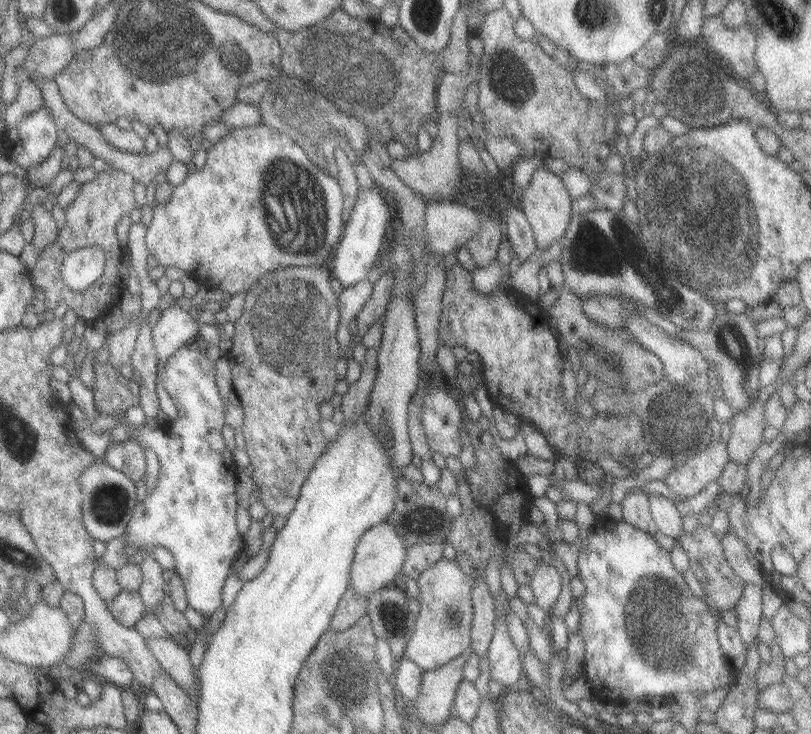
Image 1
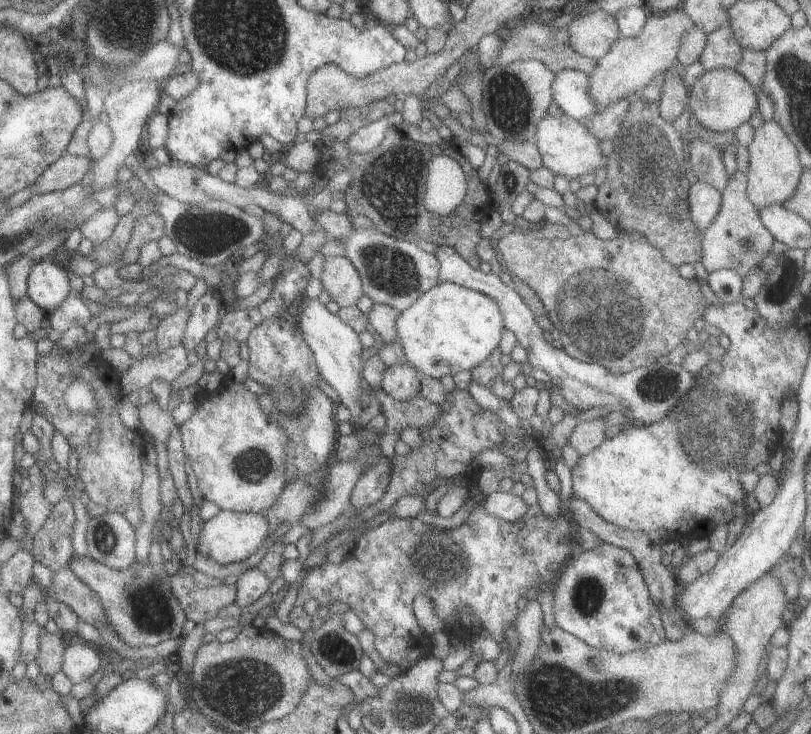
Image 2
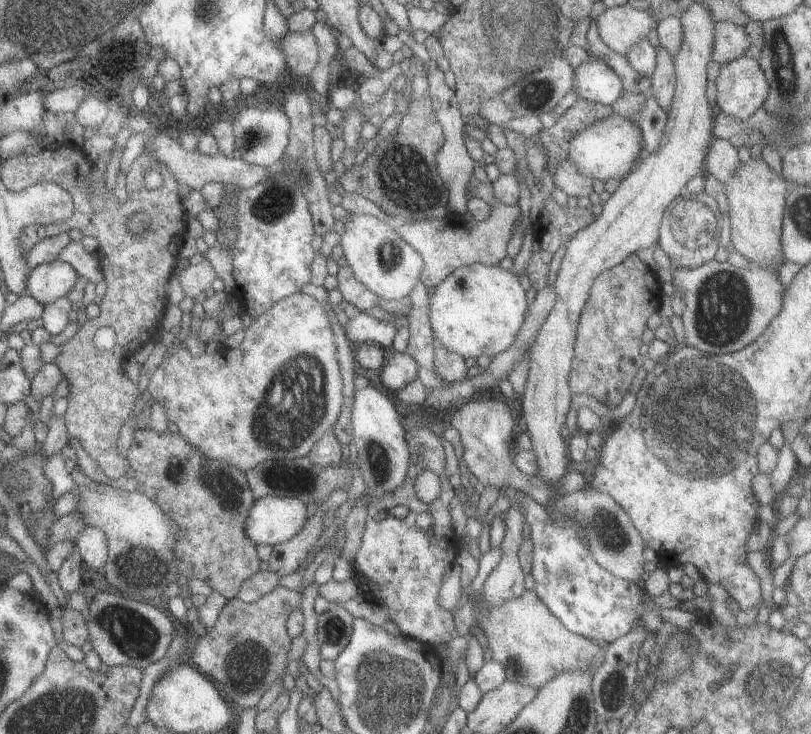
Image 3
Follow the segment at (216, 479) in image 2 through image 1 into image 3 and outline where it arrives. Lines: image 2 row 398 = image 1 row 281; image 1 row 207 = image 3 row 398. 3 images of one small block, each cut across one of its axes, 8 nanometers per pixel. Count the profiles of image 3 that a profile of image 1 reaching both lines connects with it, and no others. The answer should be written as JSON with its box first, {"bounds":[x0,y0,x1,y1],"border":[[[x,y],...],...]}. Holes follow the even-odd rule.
{"bounds":[147,292,342,472],"border":[[[297,292],[281,298],[269,308],[265,310],[261,316],[253,319],[249,326],[242,328],[244,337],[237,346],[225,350],[225,356],[221,356],[218,352],[214,354],[201,354],[201,356],[191,356],[187,350],[182,349],[178,345],[173,344],[173,354],[166,355],[161,364],[151,372],[149,376],[149,384],[147,384],[147,393],[151,400],[159,402],[165,410],[166,420],[173,422],[177,428],[178,434],[190,446],[197,448],[204,456],[214,460],[219,460],[231,466],[235,466],[241,472],[247,472],[251,468],[255,468],[260,462],[271,459],[295,459],[305,457],[313,448],[315,442],[332,428],[332,424],[337,420],[342,405],[342,382],[339,376],[339,366],[335,360],[335,342],[333,342],[333,334],[331,332],[329,318],[325,314],[325,308],[317,302],[312,296]]]}

